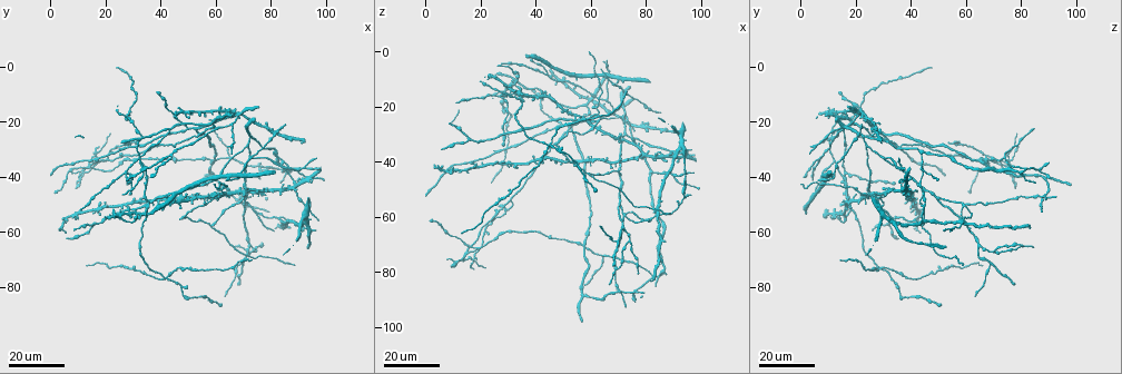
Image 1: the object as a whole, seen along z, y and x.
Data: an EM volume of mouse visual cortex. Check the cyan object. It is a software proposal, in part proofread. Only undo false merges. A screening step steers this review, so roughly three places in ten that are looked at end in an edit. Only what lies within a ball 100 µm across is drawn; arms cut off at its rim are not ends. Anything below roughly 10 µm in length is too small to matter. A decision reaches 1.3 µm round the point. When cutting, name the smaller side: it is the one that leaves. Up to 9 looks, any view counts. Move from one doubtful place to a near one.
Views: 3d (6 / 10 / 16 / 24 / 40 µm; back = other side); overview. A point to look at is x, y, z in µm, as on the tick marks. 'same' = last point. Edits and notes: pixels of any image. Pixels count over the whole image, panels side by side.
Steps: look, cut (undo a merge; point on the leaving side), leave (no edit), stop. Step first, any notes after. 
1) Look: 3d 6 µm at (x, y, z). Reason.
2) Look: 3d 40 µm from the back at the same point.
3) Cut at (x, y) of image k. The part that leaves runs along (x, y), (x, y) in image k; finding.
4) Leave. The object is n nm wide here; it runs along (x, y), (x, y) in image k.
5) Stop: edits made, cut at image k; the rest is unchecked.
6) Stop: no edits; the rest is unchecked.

Look: 3d 16 µm at (73, 64, 65). Side arm on a straight run.

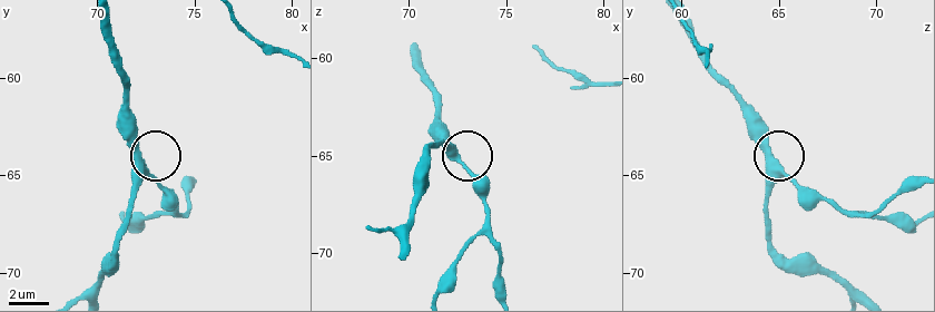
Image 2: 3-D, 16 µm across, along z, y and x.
Look: 3d 6 µm at (72.5, 64.8, 65.0).

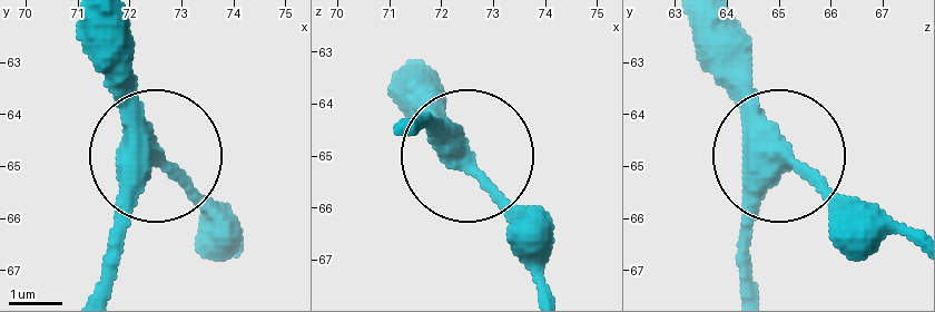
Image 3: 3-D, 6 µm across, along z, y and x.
Leave. The object is 320 nm wide here; it runs along (689, 21), (707, 74), (848, 230) in image 3; continuous, no second neuron.

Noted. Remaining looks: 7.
Look: 3d 24 µm at (58, 58, 44). Three arms meet.

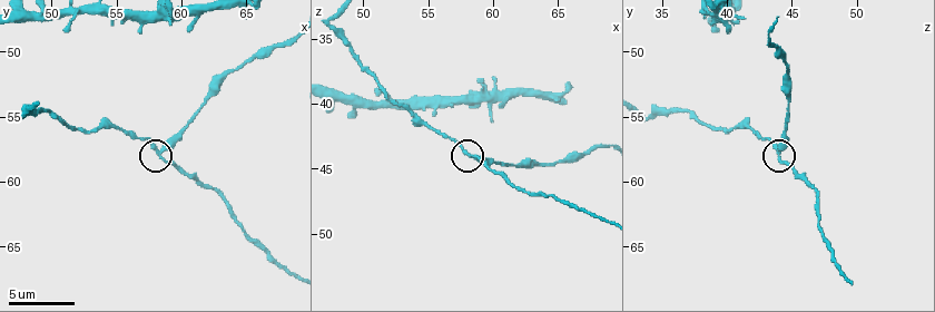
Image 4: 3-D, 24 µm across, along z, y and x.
Look: 3d 6 µm at (58.4, 57.6, 44.0).

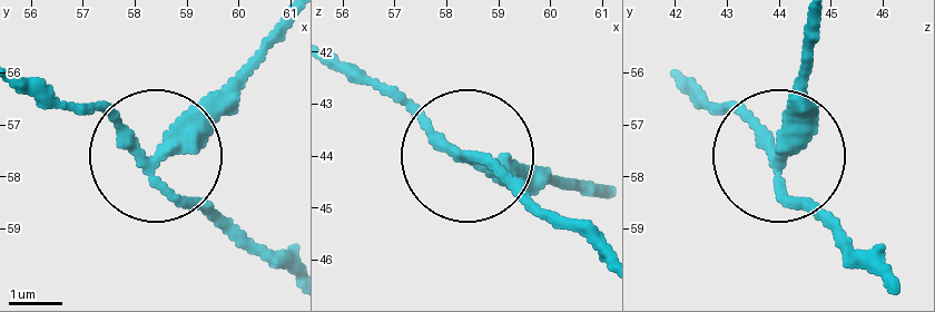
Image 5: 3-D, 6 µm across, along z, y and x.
Cut at (204, 198) of image 5. The object is 240 nm wide here; the part that leaves runs along (448, 146), (385, 93), (333, 70) in image 5; a second neuron is stuck on.

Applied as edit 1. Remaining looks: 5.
Look: 3d 24 µm at (72, 50, 59). Looks like a crossing.

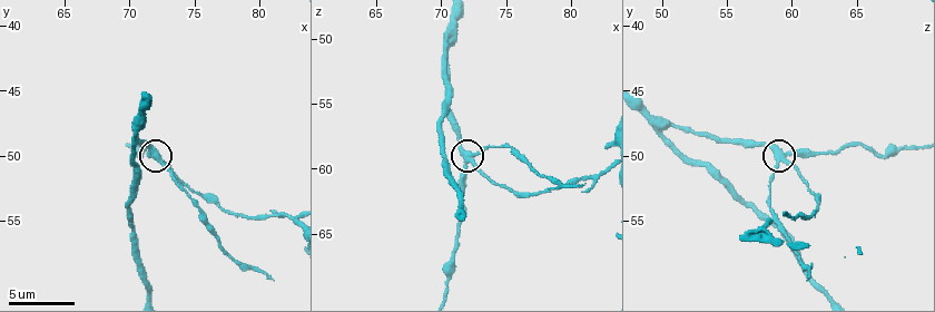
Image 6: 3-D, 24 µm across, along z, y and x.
Look: 3d 6 µm at (72.2, 50.0, 59.6). Closer look.

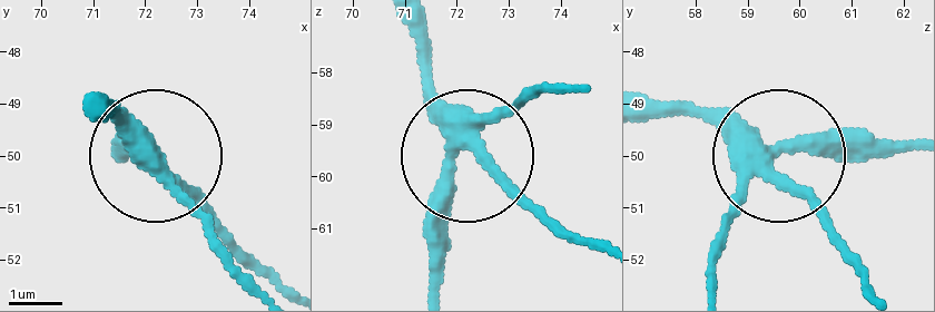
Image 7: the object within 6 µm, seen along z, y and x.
Leave. The side arm is 38 µm long; it runs along (404, 18), (458, 152), (440, 284) in image 7; continuous, no second neuron.

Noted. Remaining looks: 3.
Look: 3d 24 µm at (74, 67, 70). Arms part here.

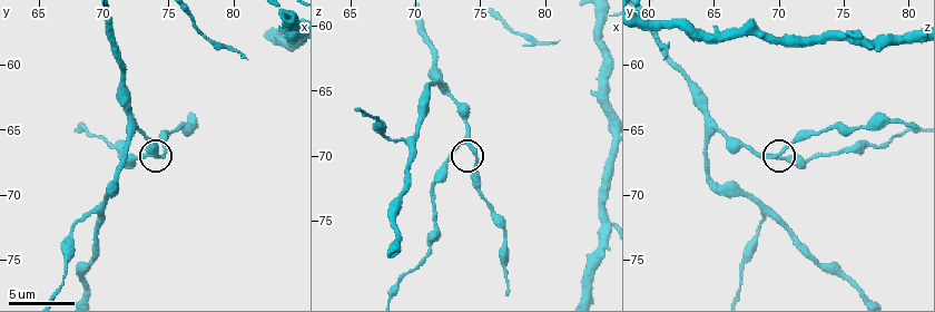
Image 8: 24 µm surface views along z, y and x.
Look: 3d 6 µm at (73.8, 66.8, 69.0). Closer look.

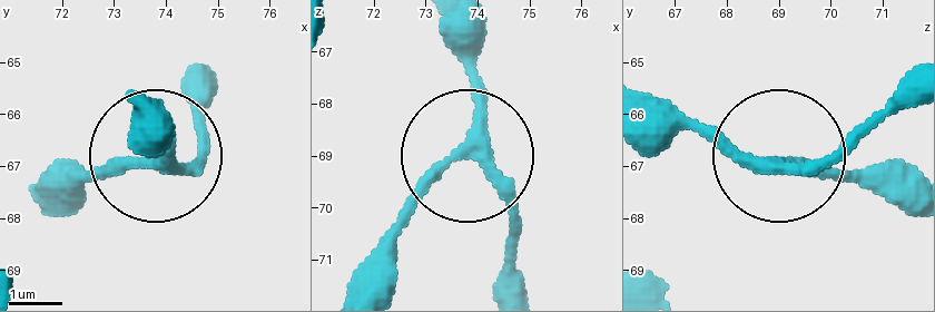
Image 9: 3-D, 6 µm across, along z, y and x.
Leave. It runs along (646, 95), (791, 165), (867, 134) in image 9; one neuron here.

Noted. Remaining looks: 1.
Stop: edits made, cut at image 5; the rest is unchecked.

